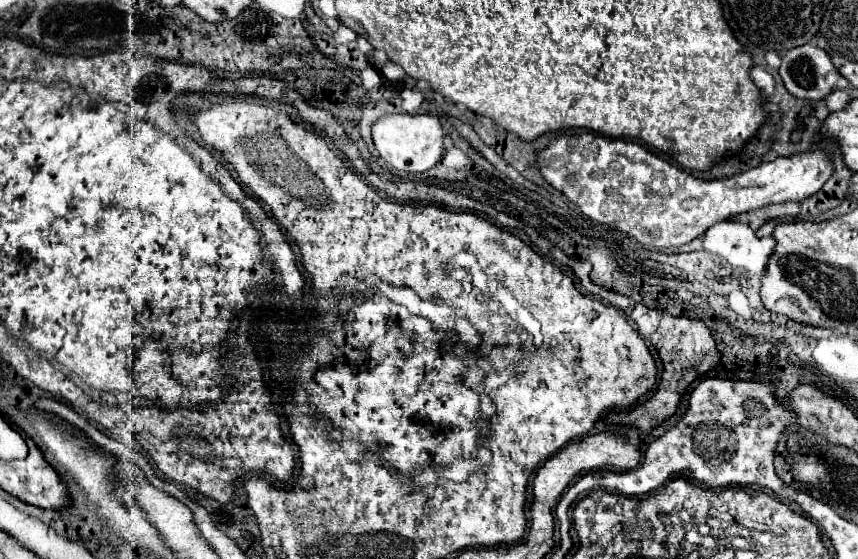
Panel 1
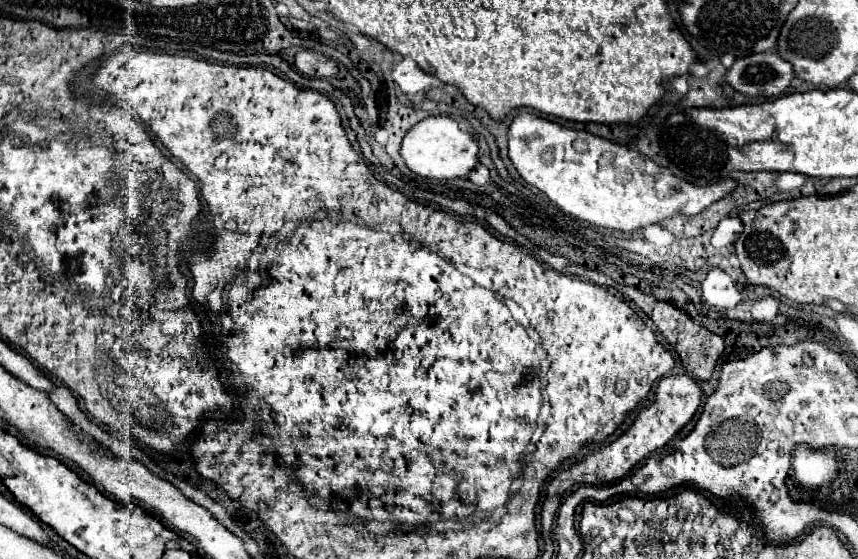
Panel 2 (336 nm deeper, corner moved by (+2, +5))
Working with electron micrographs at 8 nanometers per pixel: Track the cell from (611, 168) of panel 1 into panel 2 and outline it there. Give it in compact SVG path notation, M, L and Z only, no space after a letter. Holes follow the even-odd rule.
M528 112L514 118L508 130L508 146L508 156L518 174L566 214L626 234L634 234L644 226L658 224L672 216L696 216L736 190L736 180L732 178L700 186L658 166L648 156L640 156L638 150Z

